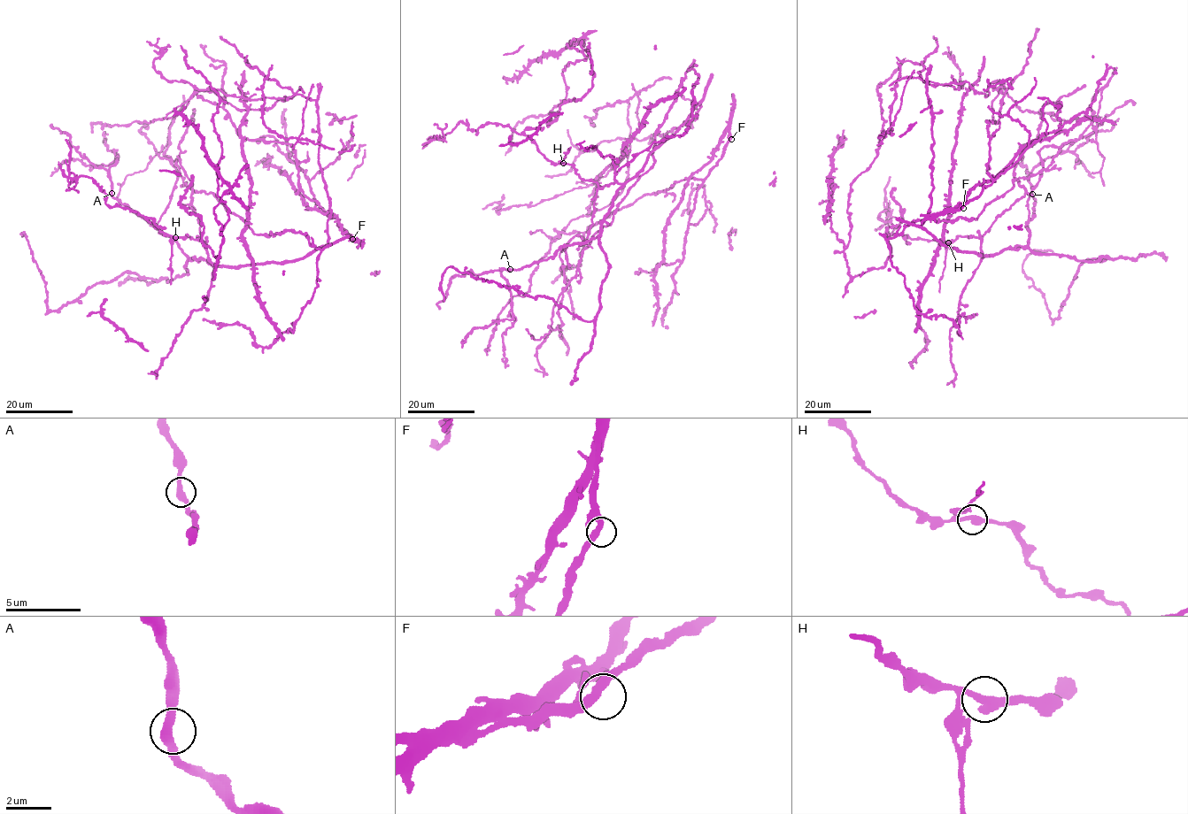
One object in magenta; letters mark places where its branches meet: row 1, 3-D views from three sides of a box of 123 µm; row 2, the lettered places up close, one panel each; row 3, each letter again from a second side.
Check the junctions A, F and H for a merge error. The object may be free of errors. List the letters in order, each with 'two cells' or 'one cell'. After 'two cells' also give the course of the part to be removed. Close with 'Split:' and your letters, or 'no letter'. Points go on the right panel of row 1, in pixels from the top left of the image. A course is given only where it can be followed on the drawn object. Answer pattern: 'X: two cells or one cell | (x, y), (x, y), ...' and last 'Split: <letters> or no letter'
A: one cell
F: one cell
H: two cells | (948, 242), (888, 234), (894, 226), (878, 216), (885, 211), (890, 212), (884, 187), (890, 177)
Split: H

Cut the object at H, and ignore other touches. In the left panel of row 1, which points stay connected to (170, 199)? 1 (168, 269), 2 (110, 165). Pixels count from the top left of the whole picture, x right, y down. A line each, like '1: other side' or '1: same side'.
1: other side
2: same side

